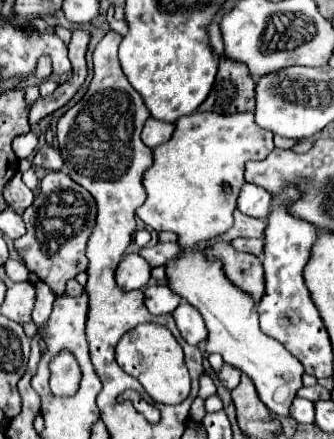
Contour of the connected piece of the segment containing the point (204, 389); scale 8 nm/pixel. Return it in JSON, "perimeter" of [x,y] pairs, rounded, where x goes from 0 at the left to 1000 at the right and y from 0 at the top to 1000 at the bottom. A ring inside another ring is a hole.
{"perimeter":[[[608,852],[599,861],[599,886],[593,902],[605,909],[617,909],[647,895],[650,884],[635,863],[623,854]]]}

